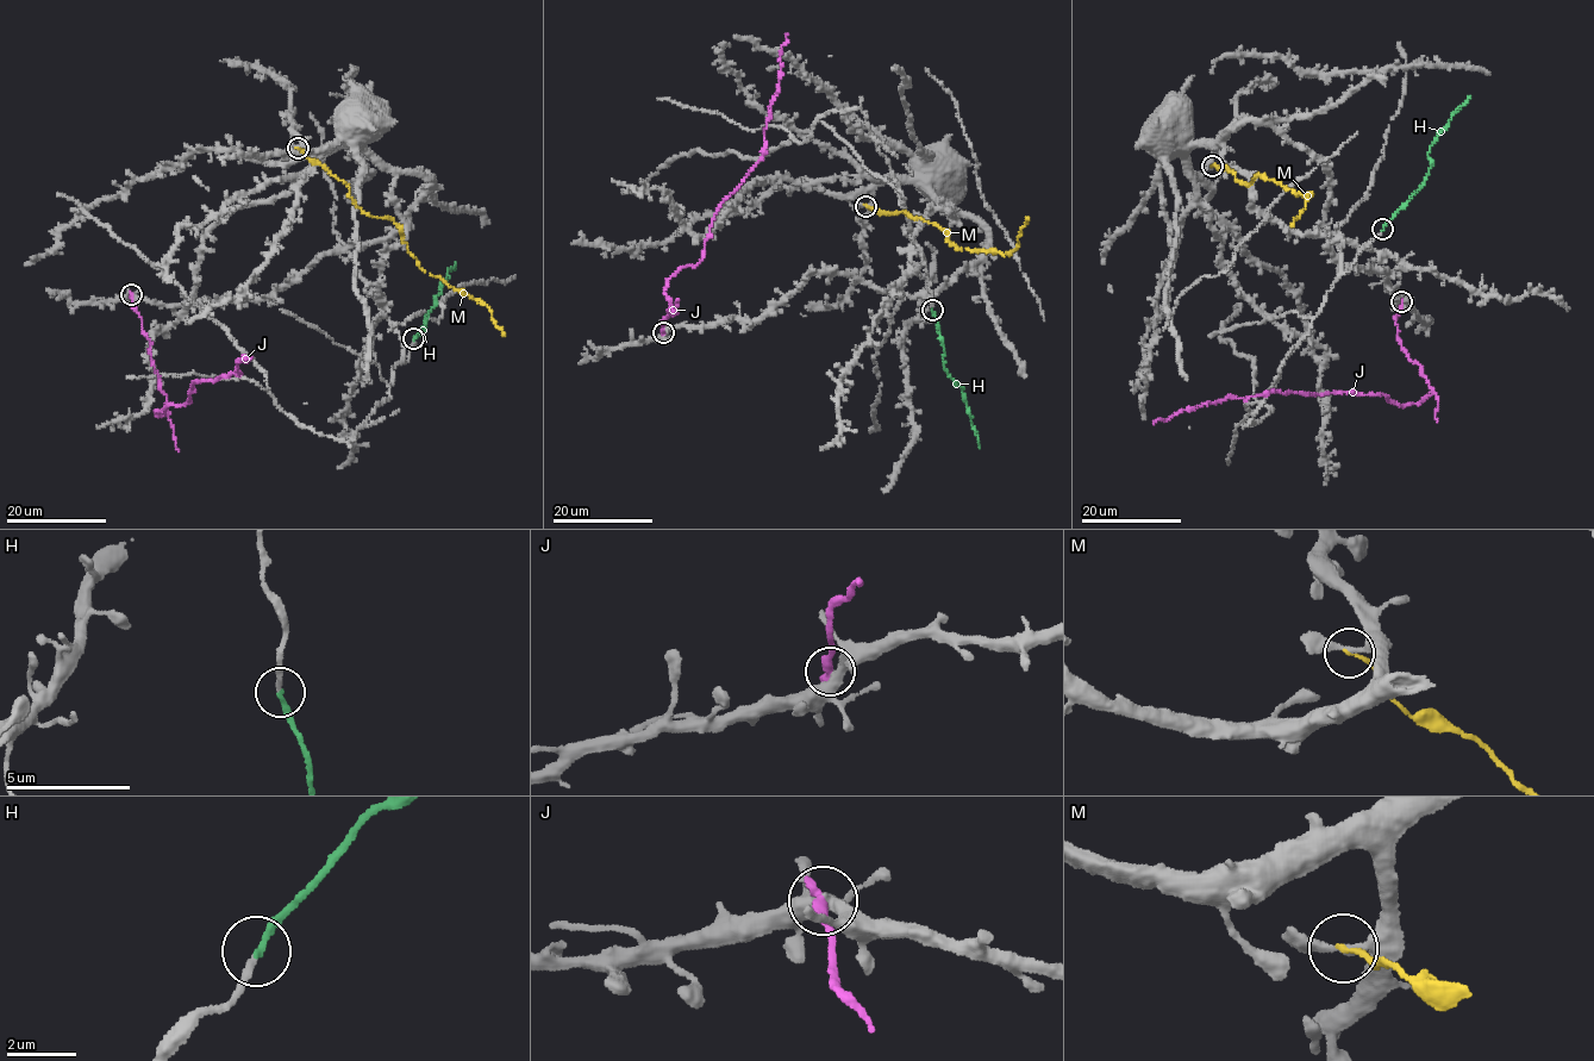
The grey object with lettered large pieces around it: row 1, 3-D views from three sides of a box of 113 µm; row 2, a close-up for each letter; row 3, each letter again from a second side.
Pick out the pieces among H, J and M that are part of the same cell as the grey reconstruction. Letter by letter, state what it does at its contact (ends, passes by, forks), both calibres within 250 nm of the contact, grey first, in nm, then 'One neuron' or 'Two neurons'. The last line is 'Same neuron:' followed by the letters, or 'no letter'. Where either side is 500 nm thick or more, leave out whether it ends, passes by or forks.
H: It ends there. Thickness 180 nm (grey) against 200 nm. One neuron
J: It ends there. Thickness 360 nm (grey) against 360 nm. Two neurons
M: It ends there. Thickness 240 nm (grey) against 150 nm. Two neurons
Same neuron: H

